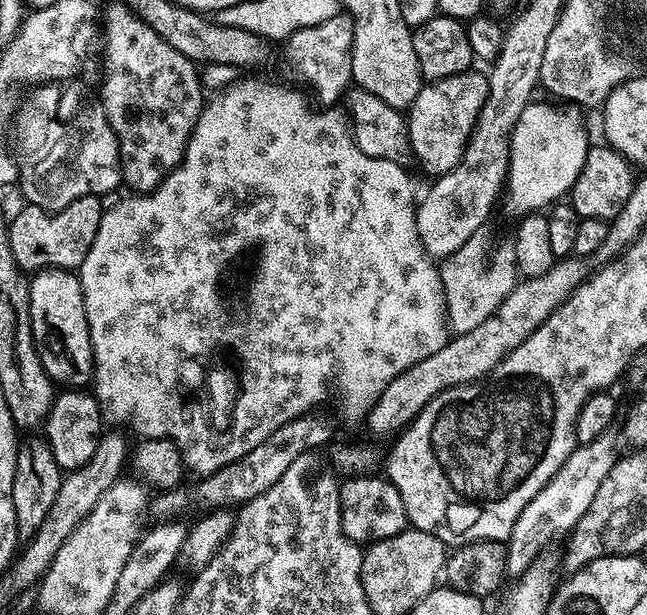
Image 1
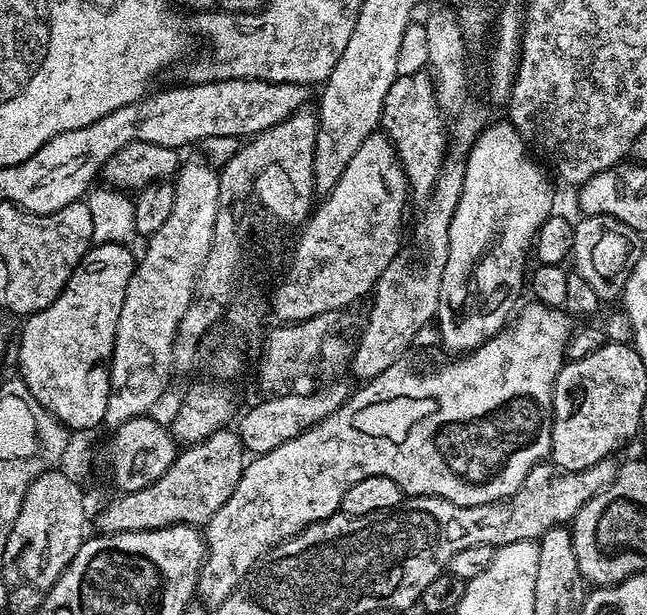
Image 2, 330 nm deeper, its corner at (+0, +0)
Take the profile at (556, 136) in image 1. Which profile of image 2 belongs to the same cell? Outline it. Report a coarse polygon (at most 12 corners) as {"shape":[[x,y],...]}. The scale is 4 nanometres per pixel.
{"shape":[[510,122],[466,162],[440,344],[506,327],[552,184]]}

